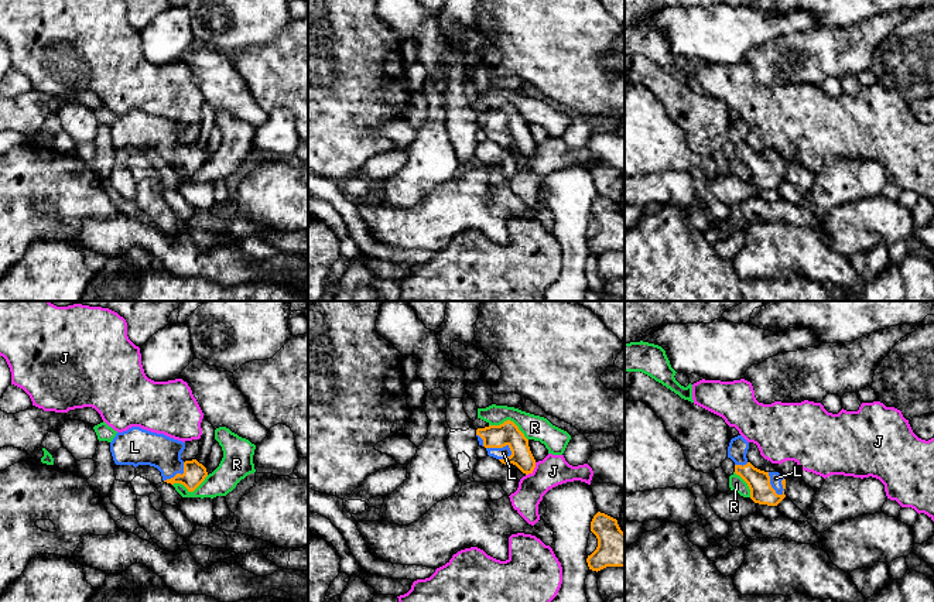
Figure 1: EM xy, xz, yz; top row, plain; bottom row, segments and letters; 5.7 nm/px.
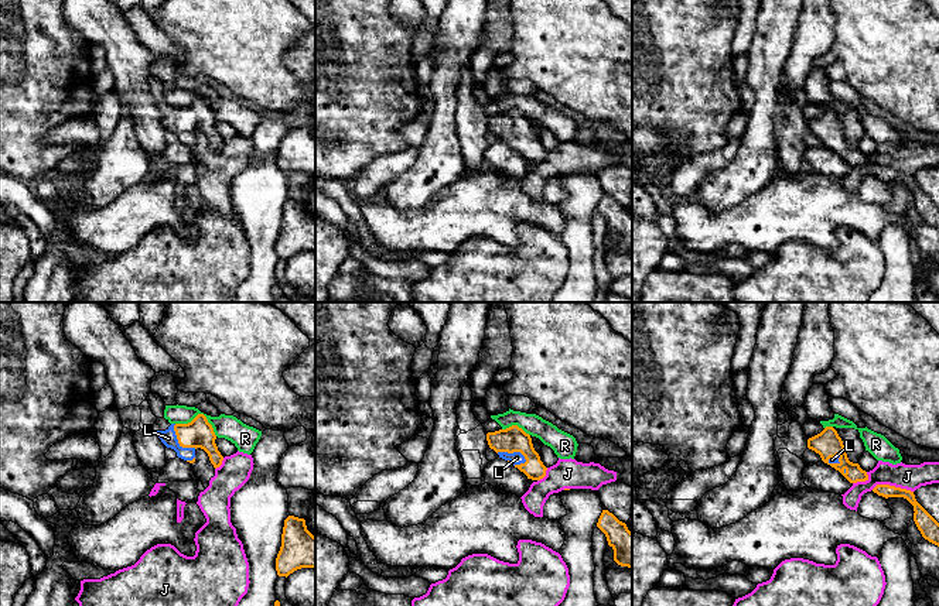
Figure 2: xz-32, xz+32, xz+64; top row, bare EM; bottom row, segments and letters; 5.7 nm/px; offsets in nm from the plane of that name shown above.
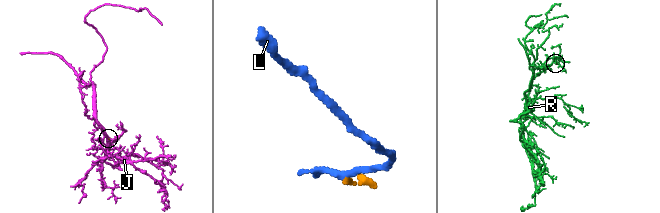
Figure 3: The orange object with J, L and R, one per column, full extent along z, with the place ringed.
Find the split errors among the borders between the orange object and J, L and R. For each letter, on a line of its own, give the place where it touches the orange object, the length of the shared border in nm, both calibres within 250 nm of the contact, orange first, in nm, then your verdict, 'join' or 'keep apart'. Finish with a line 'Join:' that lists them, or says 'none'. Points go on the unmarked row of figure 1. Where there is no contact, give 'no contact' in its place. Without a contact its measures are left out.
J: meets orange in xz at (533, 153); contact 100 nm long; 130 nm thick on the orange side, 170 nm on the other; keep apart
L: meets orange in xz at (500, 130); contact 160 nm long; 130 nm thick on the orange side, 70 nm on the other; join
R: meets orange in xz at (509, 103); contact 240 nm long; 130 nm thick on the orange side, 140 nm on the other; keep apart
Join: L

